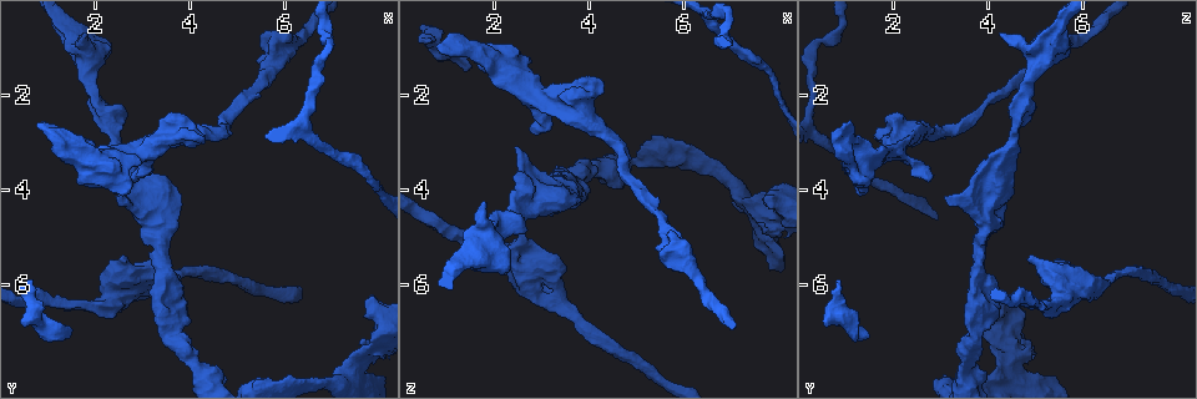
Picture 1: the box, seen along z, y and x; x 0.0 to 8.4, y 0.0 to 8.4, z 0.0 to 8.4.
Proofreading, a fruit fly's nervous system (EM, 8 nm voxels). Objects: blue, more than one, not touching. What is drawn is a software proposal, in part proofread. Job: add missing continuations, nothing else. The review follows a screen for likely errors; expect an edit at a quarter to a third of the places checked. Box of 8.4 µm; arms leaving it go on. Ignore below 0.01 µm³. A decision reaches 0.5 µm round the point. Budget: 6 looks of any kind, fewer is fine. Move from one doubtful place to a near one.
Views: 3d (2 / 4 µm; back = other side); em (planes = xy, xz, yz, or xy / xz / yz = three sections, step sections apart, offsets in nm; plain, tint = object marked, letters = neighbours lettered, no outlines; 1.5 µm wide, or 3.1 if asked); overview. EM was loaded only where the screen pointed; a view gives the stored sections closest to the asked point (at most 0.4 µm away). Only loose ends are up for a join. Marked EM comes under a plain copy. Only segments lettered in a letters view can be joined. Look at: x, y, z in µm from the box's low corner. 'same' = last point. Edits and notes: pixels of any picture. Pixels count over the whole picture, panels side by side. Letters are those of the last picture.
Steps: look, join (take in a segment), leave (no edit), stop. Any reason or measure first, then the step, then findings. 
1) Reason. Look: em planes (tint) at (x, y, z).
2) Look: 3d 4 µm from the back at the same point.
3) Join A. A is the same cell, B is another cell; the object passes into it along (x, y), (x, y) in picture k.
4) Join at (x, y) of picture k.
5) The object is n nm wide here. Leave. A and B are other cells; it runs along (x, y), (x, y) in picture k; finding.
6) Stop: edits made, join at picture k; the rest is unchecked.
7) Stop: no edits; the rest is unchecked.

Thick end. Look: em xy step 8 (tint) at (2.55, 5.45, 4.85).

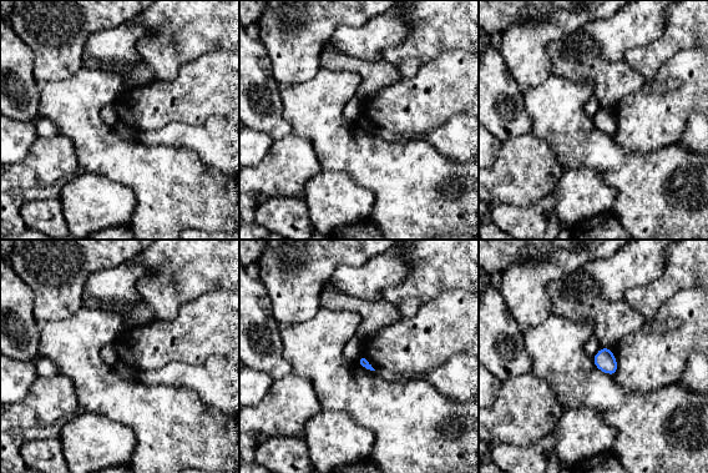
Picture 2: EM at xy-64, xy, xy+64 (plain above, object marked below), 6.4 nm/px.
Look: em planes (letters) at the same point.

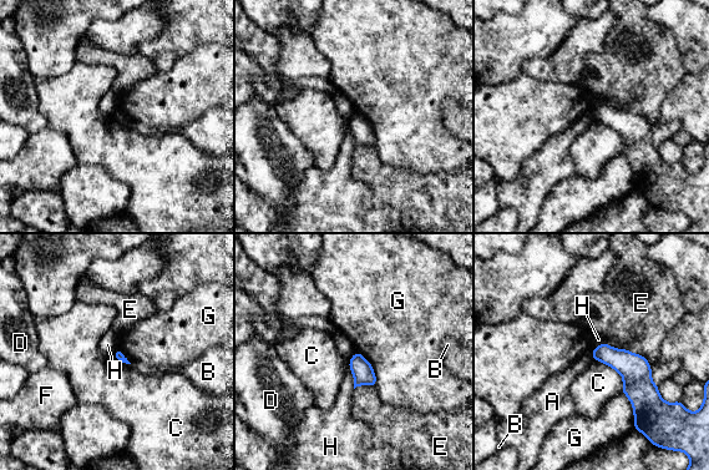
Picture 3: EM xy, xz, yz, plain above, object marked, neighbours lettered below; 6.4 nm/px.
Leave. A, B, C, D, E, F, G and H are other cells; a border runs along (355, 352), (349, 362), (353, 388) in picture 3; no lettered segment goes on from it.

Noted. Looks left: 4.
Free end. Look: em planes (letters) at (2.45, 4.15, 3.05).

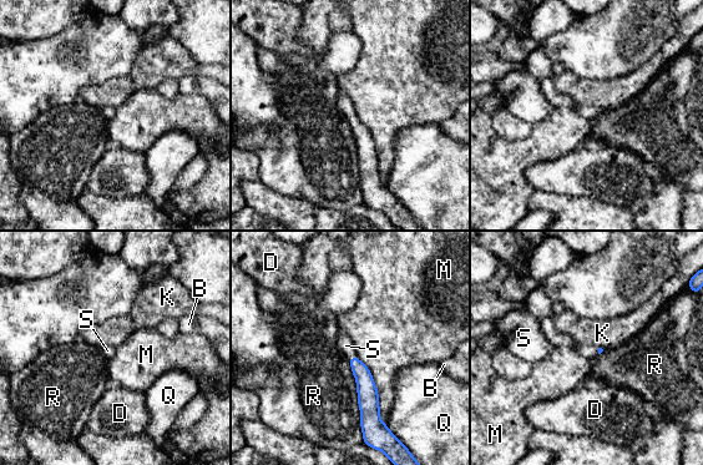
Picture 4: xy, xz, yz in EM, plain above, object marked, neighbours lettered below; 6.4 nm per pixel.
Join S. S is the same cell, B, D, K, M, Q and R are other cells; the object passes into it along (367, 390), (352, 358), (345, 345) in picture 4; the neuron continues.

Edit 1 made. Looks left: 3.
An open end. Look: 3d 2 µm at (0.75, 2.65, 1.00).

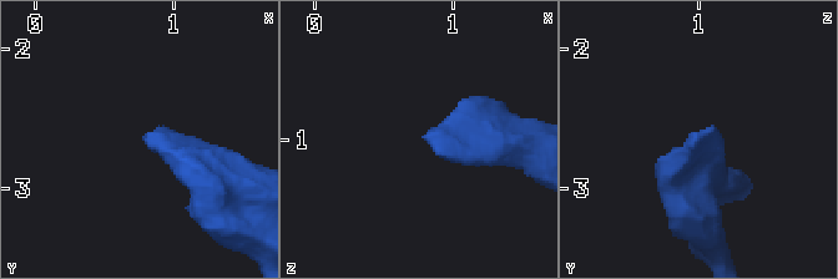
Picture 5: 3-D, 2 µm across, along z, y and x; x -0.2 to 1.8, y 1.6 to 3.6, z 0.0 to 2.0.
Look: em xz step 8 (letters) at (0.78, 2.60, 1.00).

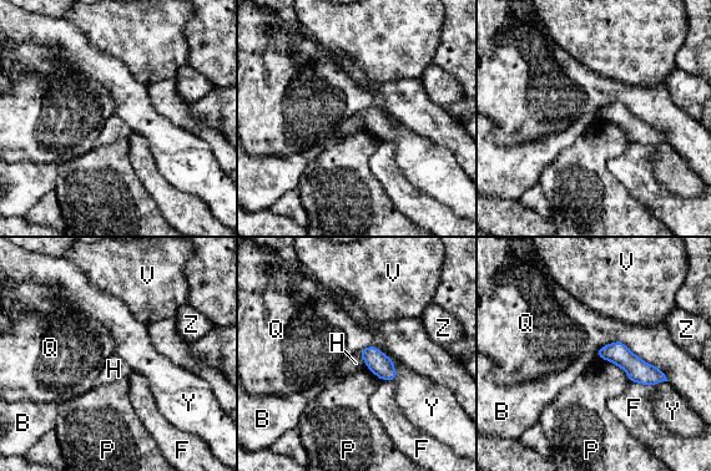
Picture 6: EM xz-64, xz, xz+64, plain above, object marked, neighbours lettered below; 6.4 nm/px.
Look: em planes (letters) at the same point.

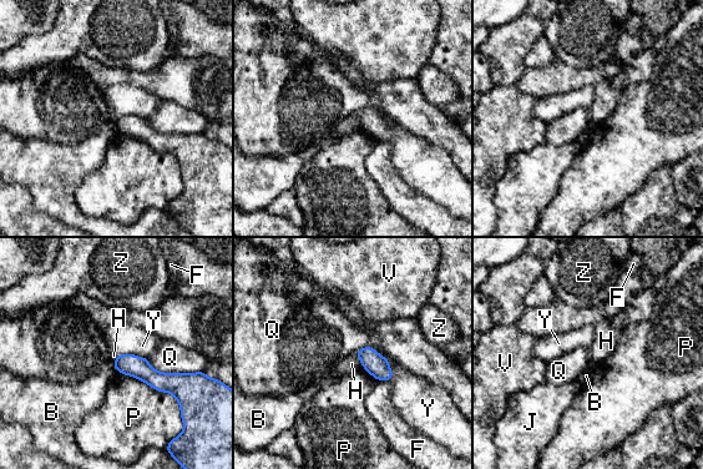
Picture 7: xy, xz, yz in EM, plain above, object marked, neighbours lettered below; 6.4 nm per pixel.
Leave. B, F, H, J, P, Q, V, Y and Z are other cells; no lettered segment goes on from it.

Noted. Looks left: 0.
Stop: edits made, join at picture 4; the rest is unchecked.

